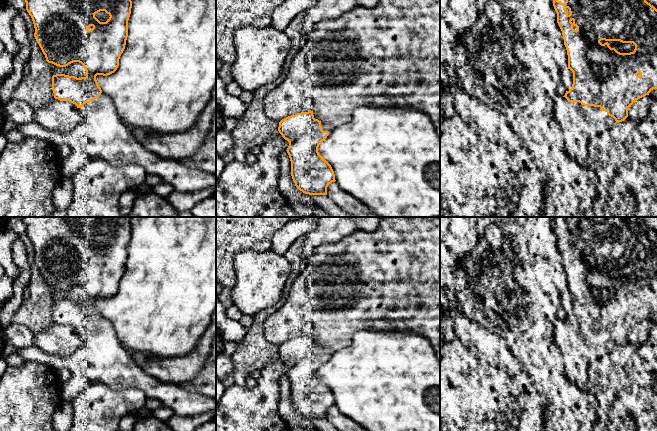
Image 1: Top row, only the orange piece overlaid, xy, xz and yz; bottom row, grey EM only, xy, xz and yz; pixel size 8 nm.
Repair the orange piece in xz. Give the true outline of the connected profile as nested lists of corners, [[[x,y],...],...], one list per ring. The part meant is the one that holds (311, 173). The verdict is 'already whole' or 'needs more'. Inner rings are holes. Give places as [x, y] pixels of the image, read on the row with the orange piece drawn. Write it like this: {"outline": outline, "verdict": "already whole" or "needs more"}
{"outline": [[[316,111],[301,112],[288,116],[279,122],[278,131],[289,142],[287,153],[291,161],[291,176],[295,186],[305,194],[327,195],[327,187],[335,182],[331,165],[319,154],[318,147],[334,127],[321,122]]], "verdict": "needs more"}

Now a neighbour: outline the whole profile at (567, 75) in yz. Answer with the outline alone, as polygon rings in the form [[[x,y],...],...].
[[[567,68],[562,72],[562,82],[567,91],[569,91],[572,88],[573,72],[570,69]]]

